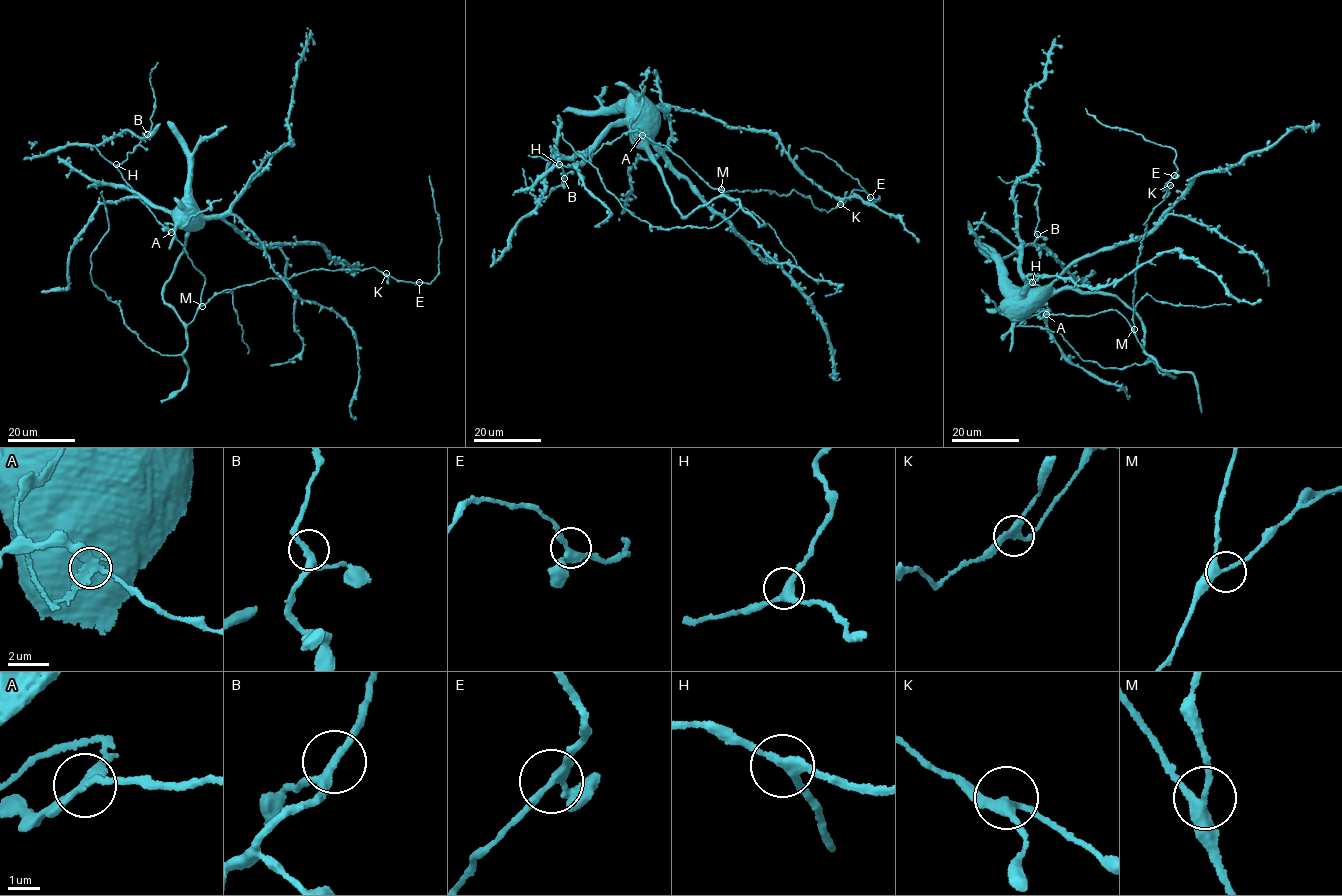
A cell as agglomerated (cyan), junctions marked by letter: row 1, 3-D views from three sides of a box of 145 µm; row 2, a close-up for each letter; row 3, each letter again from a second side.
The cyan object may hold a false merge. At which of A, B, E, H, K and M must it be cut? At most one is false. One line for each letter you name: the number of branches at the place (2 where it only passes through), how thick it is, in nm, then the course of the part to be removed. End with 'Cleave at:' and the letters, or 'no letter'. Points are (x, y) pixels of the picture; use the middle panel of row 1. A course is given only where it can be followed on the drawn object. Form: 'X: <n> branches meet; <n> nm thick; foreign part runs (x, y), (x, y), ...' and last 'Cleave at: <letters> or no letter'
A: 3 branches meet; 280 nm thick; foreign part runs (642, 134), (635, 140), (630, 126), (642, 104), (640, 86), (649, 67)
Cleave at: A

